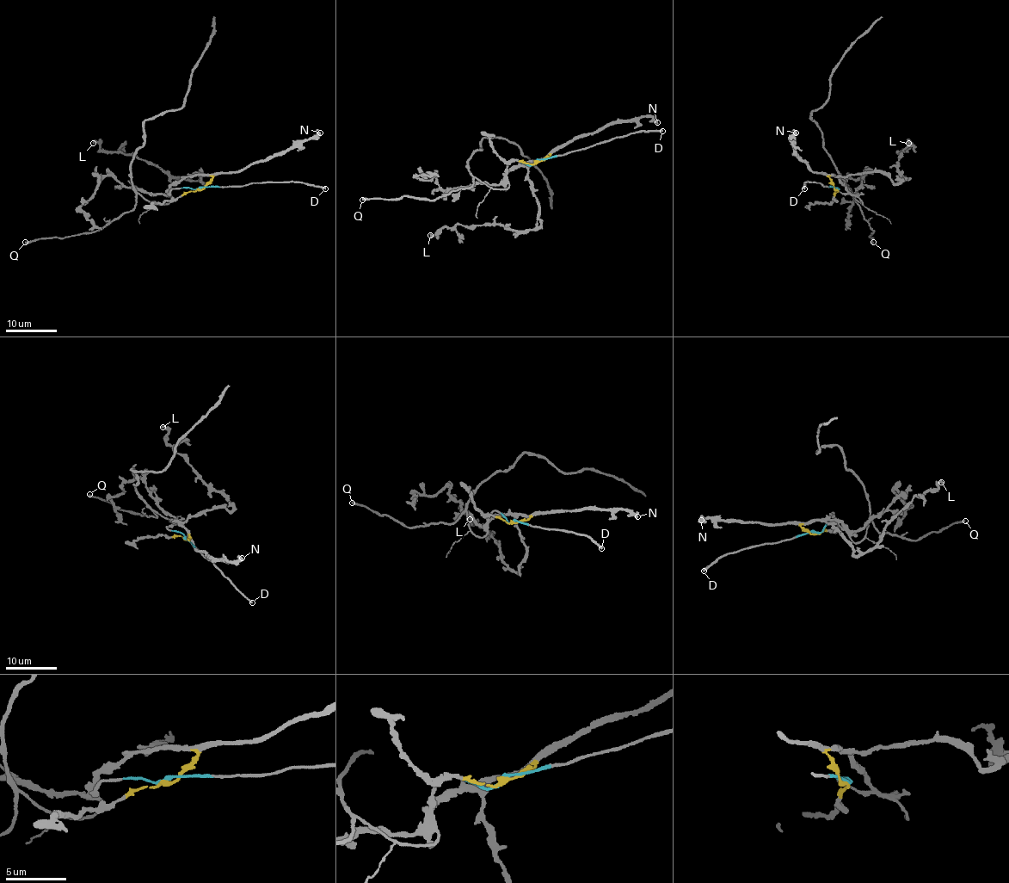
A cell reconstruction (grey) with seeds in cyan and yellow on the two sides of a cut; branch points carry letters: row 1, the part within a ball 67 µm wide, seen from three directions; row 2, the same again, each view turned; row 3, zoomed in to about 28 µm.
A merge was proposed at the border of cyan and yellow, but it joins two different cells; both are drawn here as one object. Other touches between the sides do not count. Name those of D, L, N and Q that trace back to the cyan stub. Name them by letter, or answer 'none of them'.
D, Q

